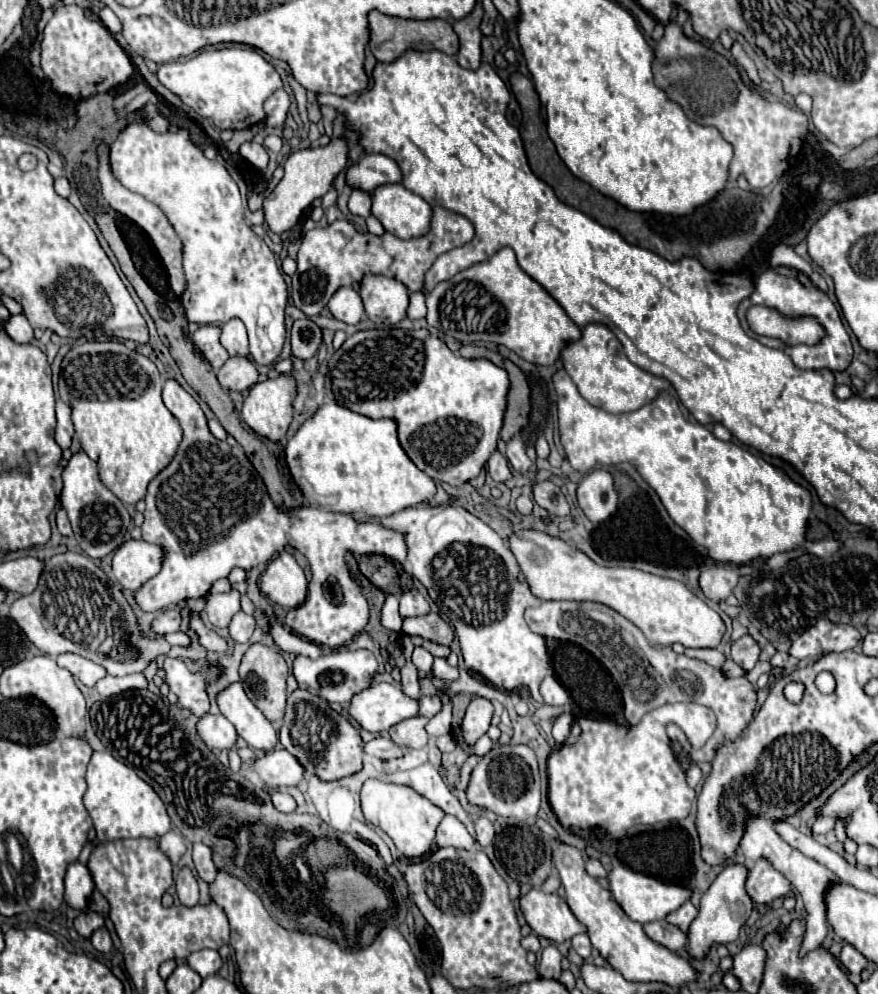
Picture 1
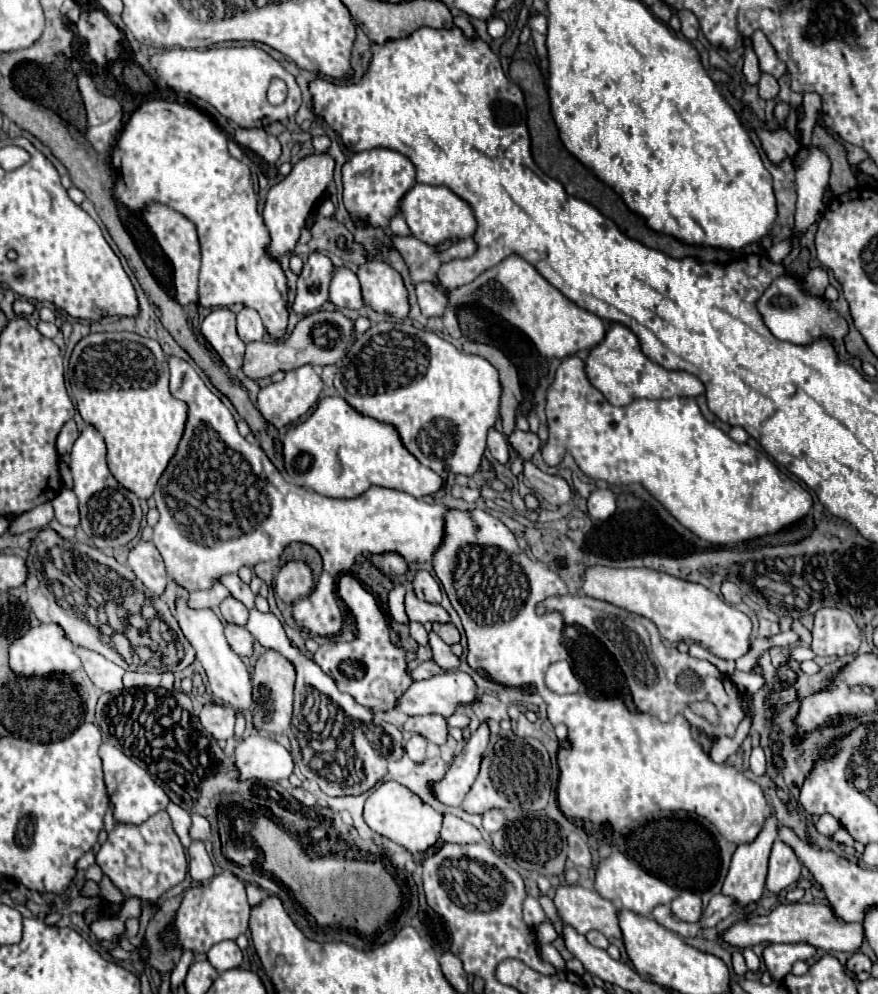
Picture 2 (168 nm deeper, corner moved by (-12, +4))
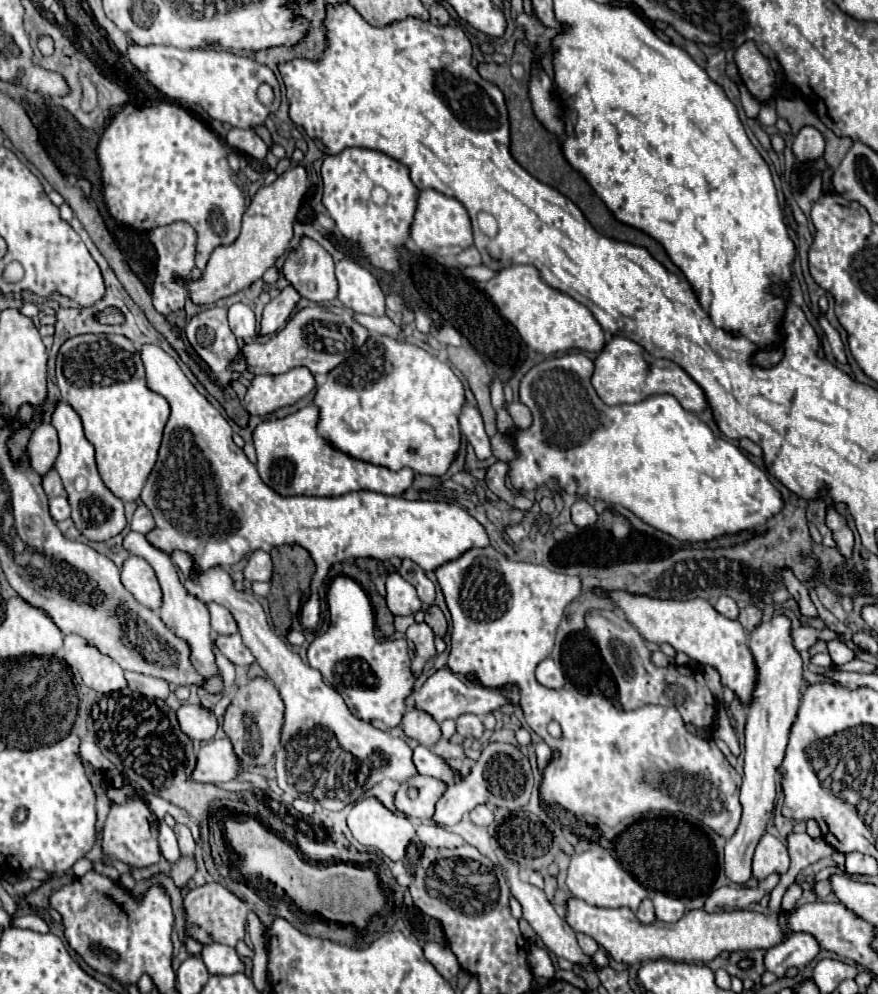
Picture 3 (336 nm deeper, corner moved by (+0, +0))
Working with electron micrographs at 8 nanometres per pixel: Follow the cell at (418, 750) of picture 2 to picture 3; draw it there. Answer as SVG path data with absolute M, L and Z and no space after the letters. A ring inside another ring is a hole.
M417 746L413 750L413 760L415 760L415 766L419 770L419 774L425 774L425 776L433 776L433 778L439 778L441 782L445 784L451 784L451 782L459 782L461 780L461 774L449 766L449 762L441 756L435 756L429 748L425 746Z

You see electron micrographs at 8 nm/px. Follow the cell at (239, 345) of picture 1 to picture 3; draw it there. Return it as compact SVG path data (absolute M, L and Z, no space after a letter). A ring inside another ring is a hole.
M241 302L233 304L229 308L229 326L237 338L243 338L243 340L253 338L257 332L257 322L255 322L253 310Z

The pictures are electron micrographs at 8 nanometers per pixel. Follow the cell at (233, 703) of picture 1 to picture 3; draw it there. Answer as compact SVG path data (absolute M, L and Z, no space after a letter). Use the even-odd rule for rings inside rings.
M129 532L129 534L125 536L125 540L123 540L123 546L125 546L125 550L127 550L129 554L135 554L135 556L145 558L145 560L151 564L151 568L155 570L155 574L157 574L157 578L159 578L159 584L161 584L161 590L163 590L161 620L165 622L165 626L167 626L173 634L181 636L181 638L189 644L193 666L195 666L205 678L219 674L217 664L215 664L215 656L213 656L213 650L211 650L211 638L209 638L209 632L211 632L211 626L209 626L209 610L207 610L207 606L205 606L203 602L199 602L199 598L187 594L185 586L183 586L181 580L179 580L177 566L173 564L171 556L165 554L163 550L151 546L151 542L147 542L145 534L139 534L139 532Z

